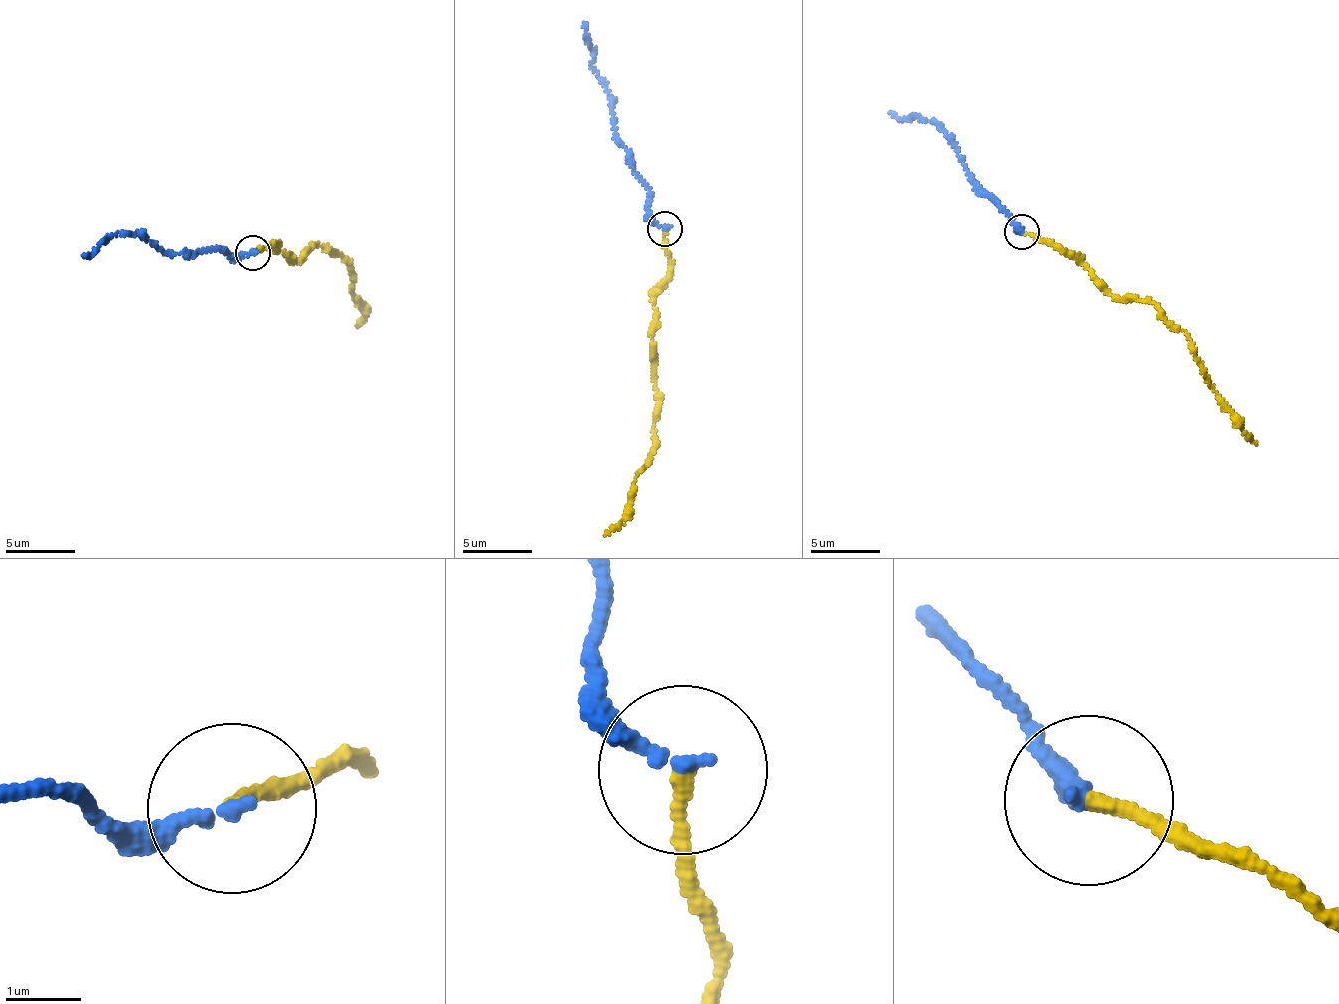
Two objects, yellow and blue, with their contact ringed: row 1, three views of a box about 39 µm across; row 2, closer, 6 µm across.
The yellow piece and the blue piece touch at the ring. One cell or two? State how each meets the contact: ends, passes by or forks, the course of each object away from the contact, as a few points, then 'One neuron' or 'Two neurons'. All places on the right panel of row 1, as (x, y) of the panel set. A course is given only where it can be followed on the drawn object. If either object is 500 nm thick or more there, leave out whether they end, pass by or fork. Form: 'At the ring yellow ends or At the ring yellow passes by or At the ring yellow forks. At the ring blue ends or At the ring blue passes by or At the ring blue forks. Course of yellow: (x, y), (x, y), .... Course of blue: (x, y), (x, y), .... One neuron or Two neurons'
At the ring yellow ends. At the ring blue ends. Course of yellow: (1022, 232), (1059, 244), (1087, 265), (1111, 295), (1158, 304), (1179, 326), (1195, 354), (1205, 382), (1256, 444). Course of blue: (1022, 232), (1011, 224), (999, 205), (976, 193), (943, 131), (935, 124), (912, 117), (902, 119), (890, 112). Two neurons

